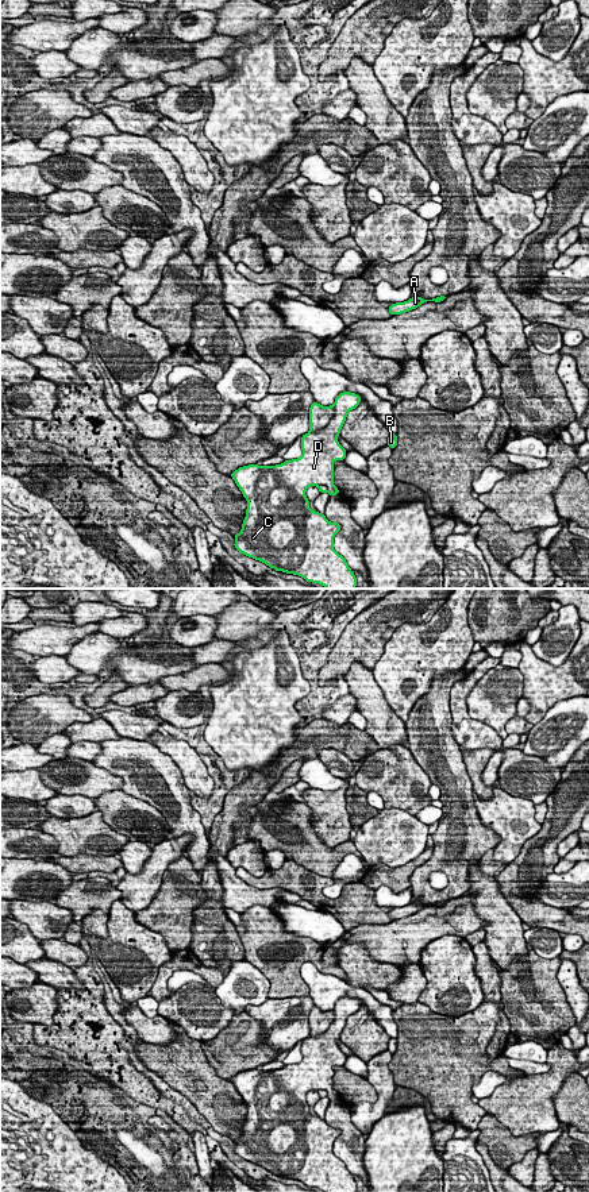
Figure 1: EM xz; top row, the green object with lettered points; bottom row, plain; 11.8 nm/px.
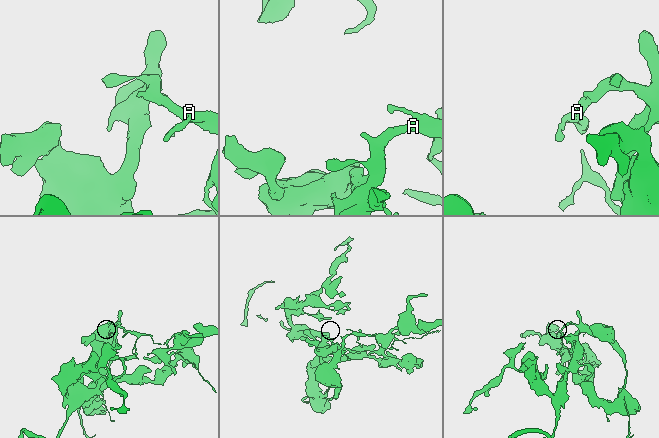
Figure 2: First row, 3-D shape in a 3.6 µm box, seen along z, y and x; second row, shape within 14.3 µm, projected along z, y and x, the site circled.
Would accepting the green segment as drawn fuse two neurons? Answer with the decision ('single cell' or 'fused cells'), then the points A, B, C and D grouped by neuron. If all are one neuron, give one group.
fused cells; A B / C D

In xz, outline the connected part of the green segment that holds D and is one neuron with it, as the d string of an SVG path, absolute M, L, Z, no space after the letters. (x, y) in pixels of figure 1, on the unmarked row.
M350 996L340 998L334 1007L335 1019L328 1029L301 1041L303 1060L276 1071L249 1069L232 1076L231 1083L247 1106L246 1122L242 1135L236 1138L235 1154L286 1179L304 1183L307 1187L324 1192L355 1192L357 1183L346 1164L332 1149L340 1129L331 1127L324 1119L309 1112L305 1096L309 1091L326 1091L330 1100L338 1100L334 1087L334 1066L344 1065L346 1054L339 1049L338 1041L347 1018L361 1007L361 1000Z

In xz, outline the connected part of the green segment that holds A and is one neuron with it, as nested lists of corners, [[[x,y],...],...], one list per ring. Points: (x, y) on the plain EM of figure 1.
[[[440,900],[440,902],[436,902],[436,903],[432,903],[432,904],[424,904],[421,902],[412,902],[409,903],[408,906],[404,906],[404,907],[396,907],[396,909],[392,909],[388,915],[390,919],[401,919],[401,918],[405,918],[405,917],[409,917],[412,914],[416,914],[417,911],[420,911],[421,909],[427,907],[427,906],[435,906],[435,907],[440,907],[440,906],[444,906],[447,900]]]

